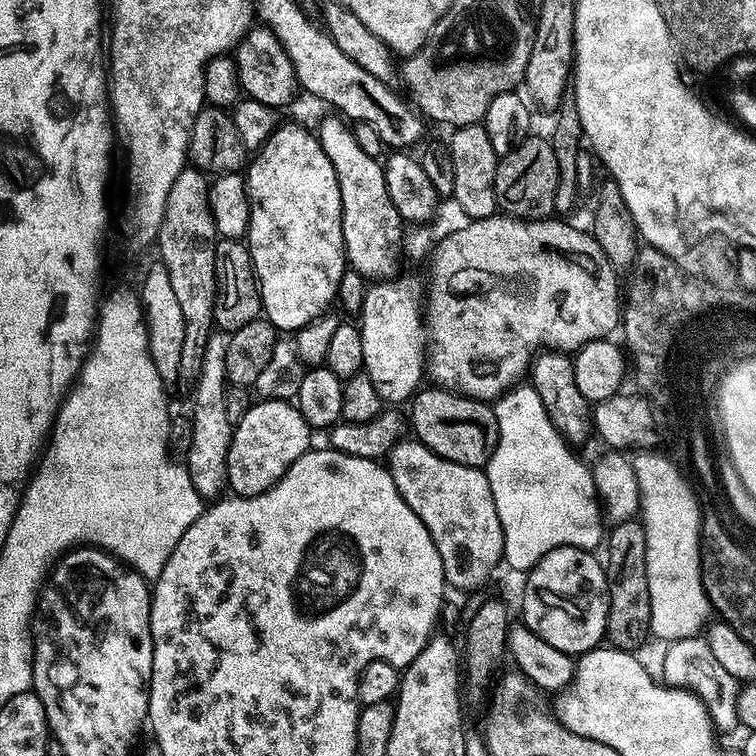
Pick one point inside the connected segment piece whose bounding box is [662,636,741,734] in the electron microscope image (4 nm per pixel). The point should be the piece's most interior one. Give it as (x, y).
(689, 664)

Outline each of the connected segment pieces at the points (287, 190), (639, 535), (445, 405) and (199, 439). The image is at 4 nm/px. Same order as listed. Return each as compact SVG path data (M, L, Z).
M281 123L279 127L277 127L276 131L273 132L272 137L268 139L267 142L263 144L263 146L258 149L255 153L256 156L252 160L252 165L249 166L248 172L246 171L246 179L248 181L248 201L252 203L250 206L250 222L248 223L248 234L246 237L246 243L248 249L250 250L250 258L254 262L254 270L256 271L256 280L260 283L260 307L262 309L263 315L266 319L269 320L272 325L276 329L278 329L281 333L284 334L294 334L298 329L304 328L310 322L314 322L317 320L319 316L325 315L329 311L328 308L331 304L334 304L334 301L337 299L337 292L339 290L339 282L343 278L346 271L346 257L344 254L344 235L342 234L342 214L344 211L342 210L342 194L340 193L340 187L338 186L338 178L334 174L334 166L330 162L330 158L326 158L326 150L322 150L322 146L320 145L319 139L309 129L301 126L299 123L296 124L284 124Z
M633 518L615 524L608 536L608 560L606 575L608 577L608 631L606 640L613 648L635 653L636 648L650 640L650 586L648 585L648 549L649 533Z
M439 386L421 387L410 401L410 428L415 439L434 454L462 466L487 469L490 458L498 446L496 409L491 403L449 392Z
M213 331L210 342L206 342L206 358L202 358L202 374L191 389L191 392L193 391L192 412L190 411L192 437L186 457L186 467L190 474L190 482L194 484L194 490L208 502L215 501L223 493L220 491L228 488L228 451L234 427L230 417L226 415L228 388L224 371L228 338L229 333Z

